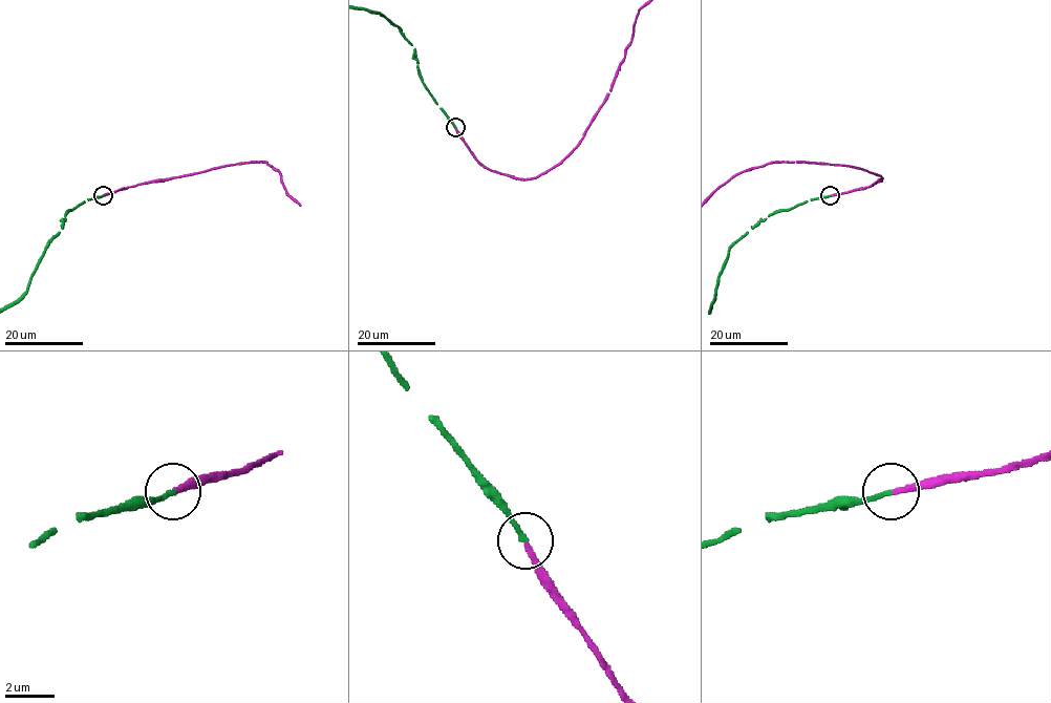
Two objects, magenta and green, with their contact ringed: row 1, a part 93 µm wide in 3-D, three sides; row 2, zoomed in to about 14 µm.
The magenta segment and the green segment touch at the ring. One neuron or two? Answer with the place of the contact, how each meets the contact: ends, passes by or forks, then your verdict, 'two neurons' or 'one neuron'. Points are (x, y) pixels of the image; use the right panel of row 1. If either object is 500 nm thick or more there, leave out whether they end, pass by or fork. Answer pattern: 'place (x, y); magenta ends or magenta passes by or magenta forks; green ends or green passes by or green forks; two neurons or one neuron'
place (830, 195); magenta ends; green ends; one neuron

